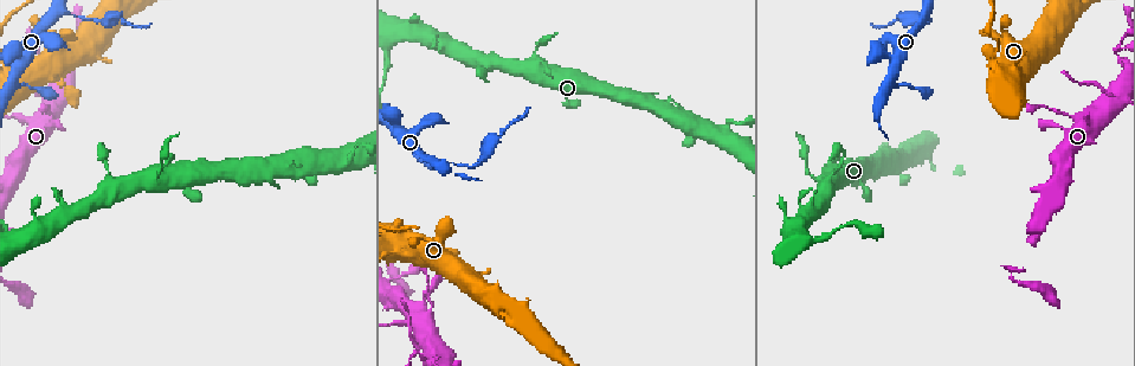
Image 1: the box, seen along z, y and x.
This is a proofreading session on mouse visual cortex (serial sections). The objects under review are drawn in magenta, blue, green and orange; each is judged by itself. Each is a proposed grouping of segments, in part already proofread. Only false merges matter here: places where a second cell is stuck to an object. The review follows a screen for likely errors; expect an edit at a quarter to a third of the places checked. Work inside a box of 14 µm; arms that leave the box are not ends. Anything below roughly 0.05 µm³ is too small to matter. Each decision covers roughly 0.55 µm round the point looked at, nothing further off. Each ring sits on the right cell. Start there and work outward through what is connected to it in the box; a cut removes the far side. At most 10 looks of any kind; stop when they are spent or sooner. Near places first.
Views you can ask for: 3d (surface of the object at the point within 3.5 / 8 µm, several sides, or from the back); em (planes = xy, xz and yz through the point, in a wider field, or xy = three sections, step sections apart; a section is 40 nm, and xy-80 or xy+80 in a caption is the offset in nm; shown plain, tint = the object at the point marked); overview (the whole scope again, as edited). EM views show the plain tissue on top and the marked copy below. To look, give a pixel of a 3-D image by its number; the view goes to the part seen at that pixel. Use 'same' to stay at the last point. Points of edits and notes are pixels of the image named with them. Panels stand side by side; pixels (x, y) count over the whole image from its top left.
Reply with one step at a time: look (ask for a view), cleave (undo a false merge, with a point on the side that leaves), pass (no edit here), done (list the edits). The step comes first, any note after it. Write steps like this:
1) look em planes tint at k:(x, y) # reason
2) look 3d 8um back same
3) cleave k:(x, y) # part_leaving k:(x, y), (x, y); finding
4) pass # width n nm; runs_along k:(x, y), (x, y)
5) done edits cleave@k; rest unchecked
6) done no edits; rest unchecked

look 3d 3.5um at 1:(489, 65) # small branch off a trunk

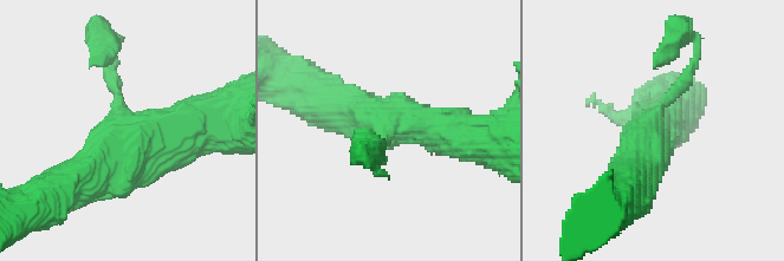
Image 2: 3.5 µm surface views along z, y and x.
look em xy step 5 tint at 2:(387, 124) # arms 3; arm_widths 150, 600, 600 nm

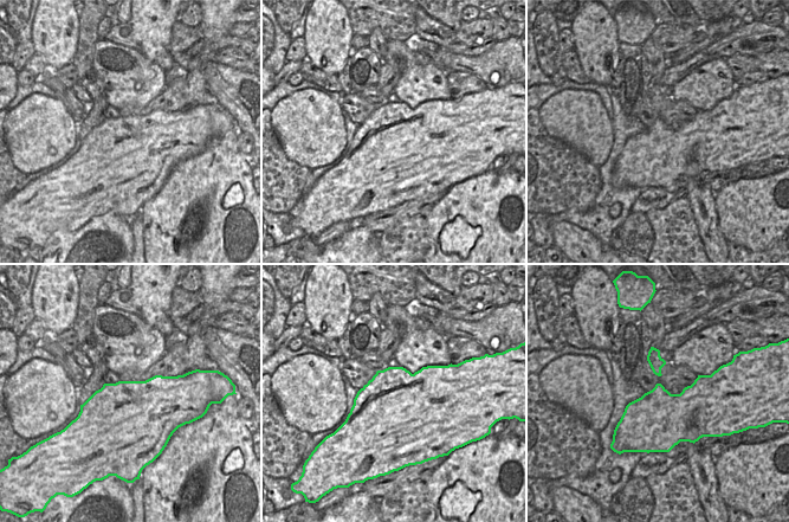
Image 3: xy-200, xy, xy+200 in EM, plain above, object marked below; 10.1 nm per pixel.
pass # width 950 nm; runs_along 2:(212, 121), (147, 132), (75, 180); one cell here

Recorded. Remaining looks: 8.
look 3d 3.5um back at 1:(78, 17) # sudden change in width

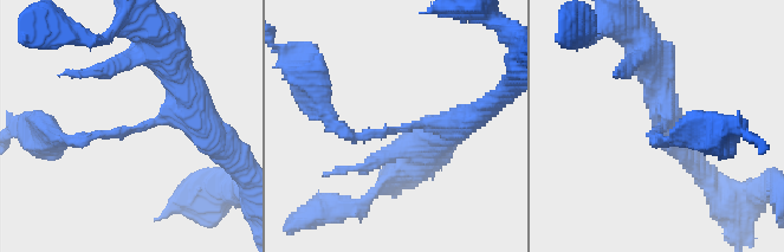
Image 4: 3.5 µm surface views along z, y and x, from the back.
look em xy step 3 tint at 4:(128, 129) # arm_widths 150, 400 nm

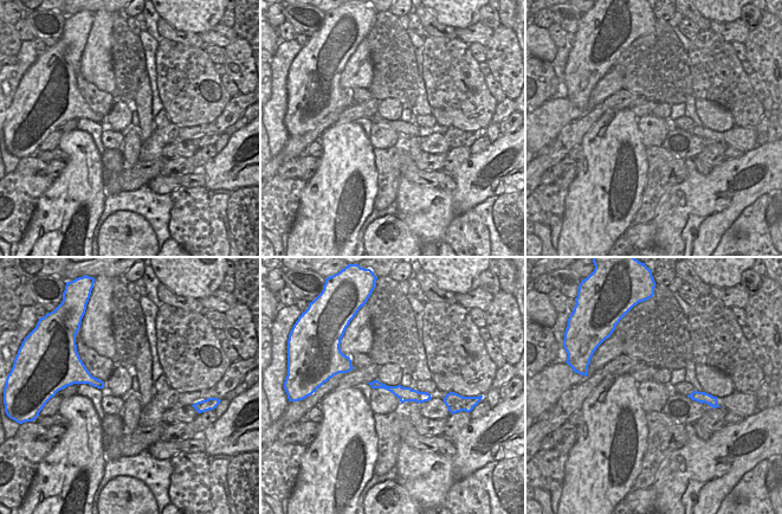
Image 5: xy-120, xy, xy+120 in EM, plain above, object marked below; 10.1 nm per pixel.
look em xy step 2 tint same # cut it another way

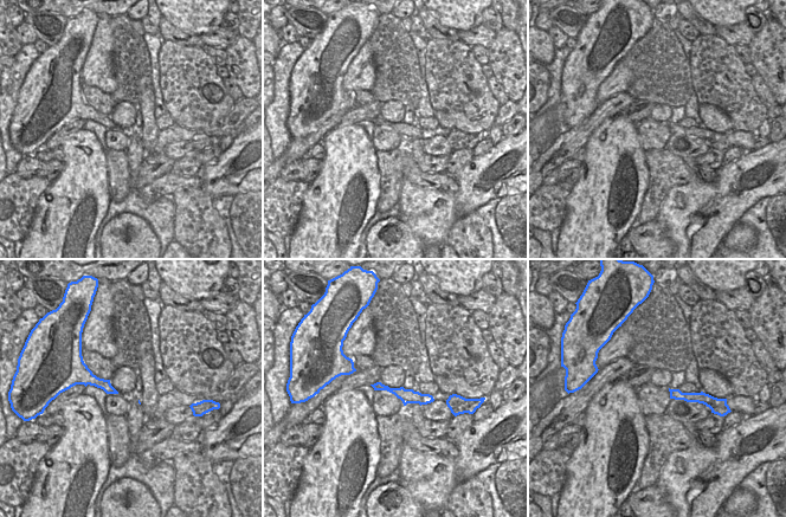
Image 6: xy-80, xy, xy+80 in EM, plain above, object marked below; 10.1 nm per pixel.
cleave 4:(358, 136) # width 150 nm; part_leaving 4:(396, 130), (352, 136), (312, 88); two cells meet here

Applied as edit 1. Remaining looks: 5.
look overview

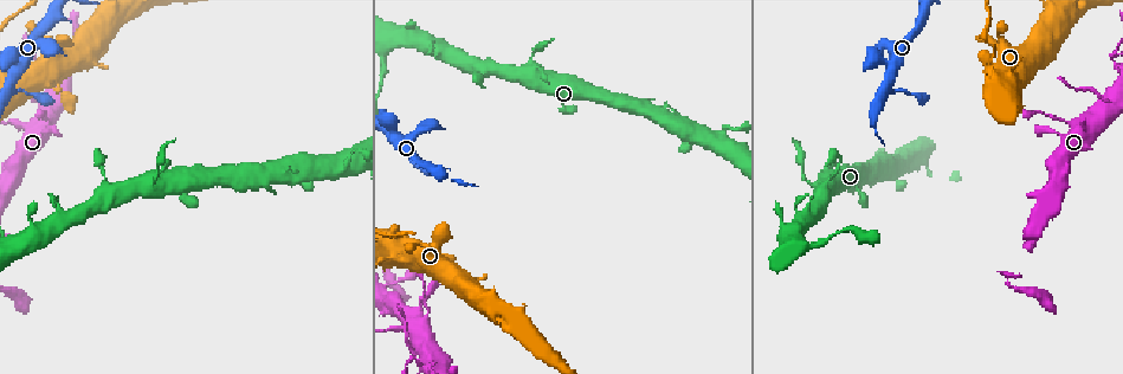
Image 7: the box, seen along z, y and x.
look 3d 3.5um at 7:(995, 79) # sharp bend

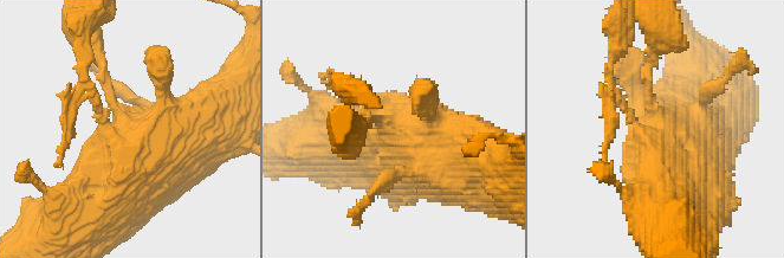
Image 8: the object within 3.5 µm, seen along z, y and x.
look em planes tint at 8:(659, 128) # shape alone is not enough

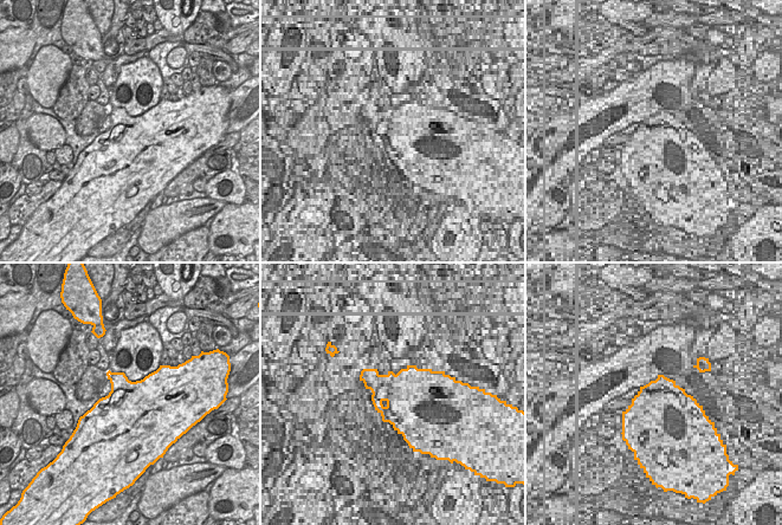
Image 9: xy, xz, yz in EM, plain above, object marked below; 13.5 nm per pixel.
look em xy step 1 tint same # another direction

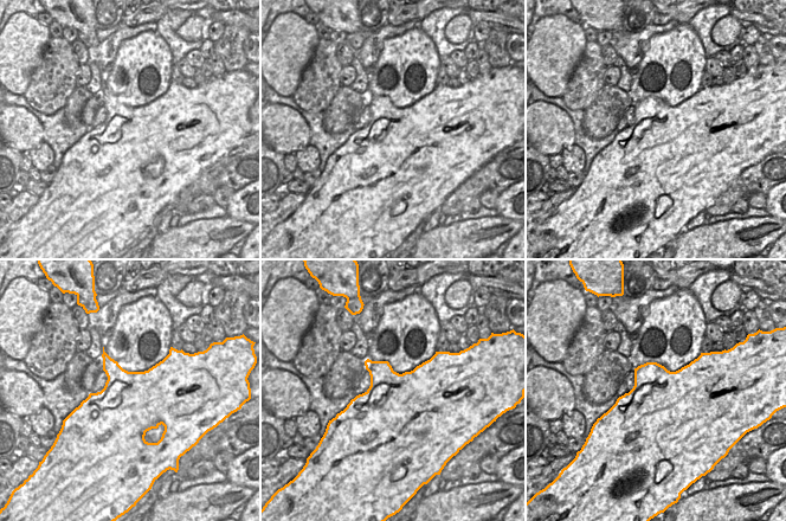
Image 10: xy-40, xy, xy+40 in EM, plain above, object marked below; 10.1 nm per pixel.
cleave 8:(95, 96) # two cells meet here

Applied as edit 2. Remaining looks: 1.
done edits cleave@4, cleave@8; rest unchecked

